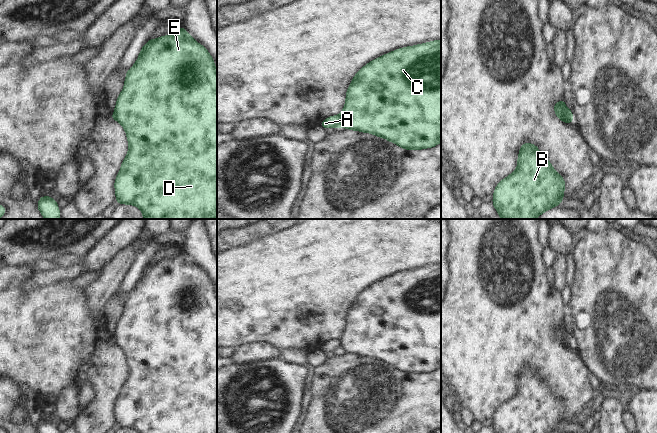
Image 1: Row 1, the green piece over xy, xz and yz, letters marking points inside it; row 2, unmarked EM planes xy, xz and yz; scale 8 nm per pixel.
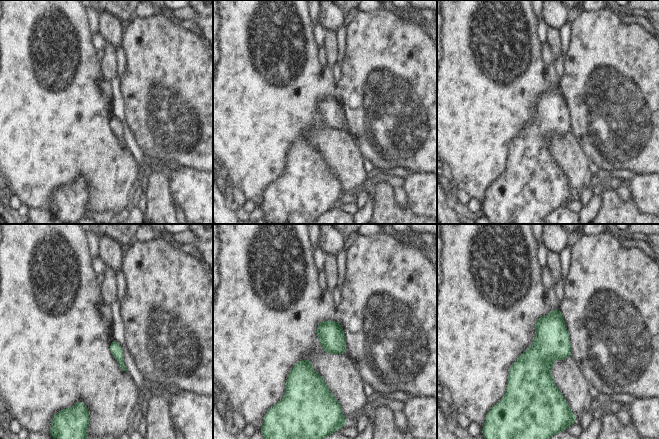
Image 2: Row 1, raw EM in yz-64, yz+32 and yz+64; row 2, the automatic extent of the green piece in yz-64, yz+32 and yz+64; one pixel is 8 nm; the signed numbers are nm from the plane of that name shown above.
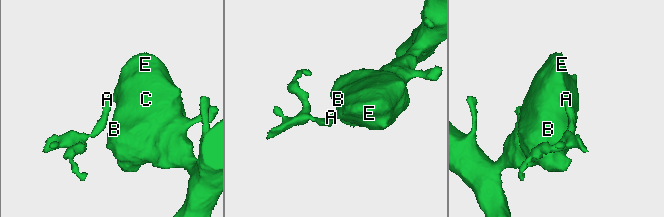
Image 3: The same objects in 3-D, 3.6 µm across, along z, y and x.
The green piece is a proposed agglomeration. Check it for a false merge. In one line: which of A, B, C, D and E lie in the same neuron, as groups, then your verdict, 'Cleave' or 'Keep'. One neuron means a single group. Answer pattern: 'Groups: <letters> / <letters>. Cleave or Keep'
Groups: A / B C D E. Cleave

